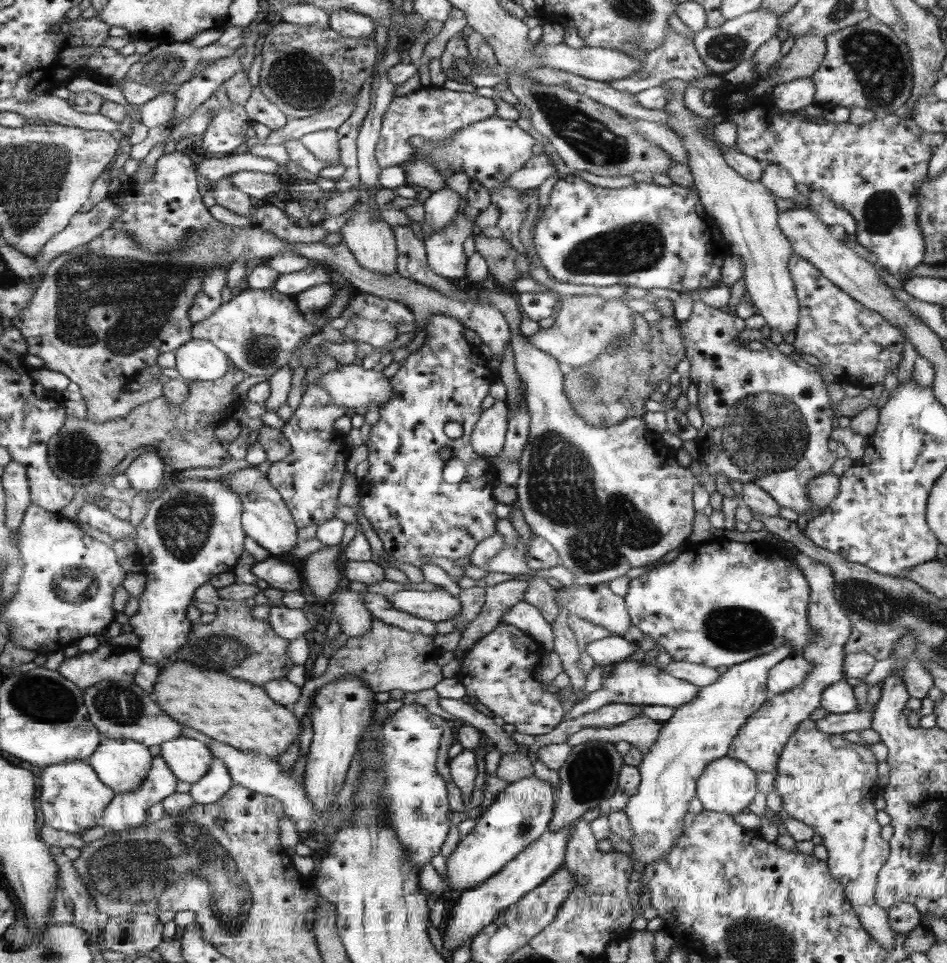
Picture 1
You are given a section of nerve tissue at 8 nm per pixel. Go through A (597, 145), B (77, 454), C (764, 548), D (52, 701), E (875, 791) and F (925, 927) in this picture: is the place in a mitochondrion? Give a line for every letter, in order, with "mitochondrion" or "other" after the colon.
A: mitochondrion
B: mitochondrion
C: other
D: mitochondrion
E: other
F: other

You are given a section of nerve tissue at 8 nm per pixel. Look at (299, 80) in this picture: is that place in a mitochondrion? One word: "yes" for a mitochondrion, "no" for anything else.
yes

